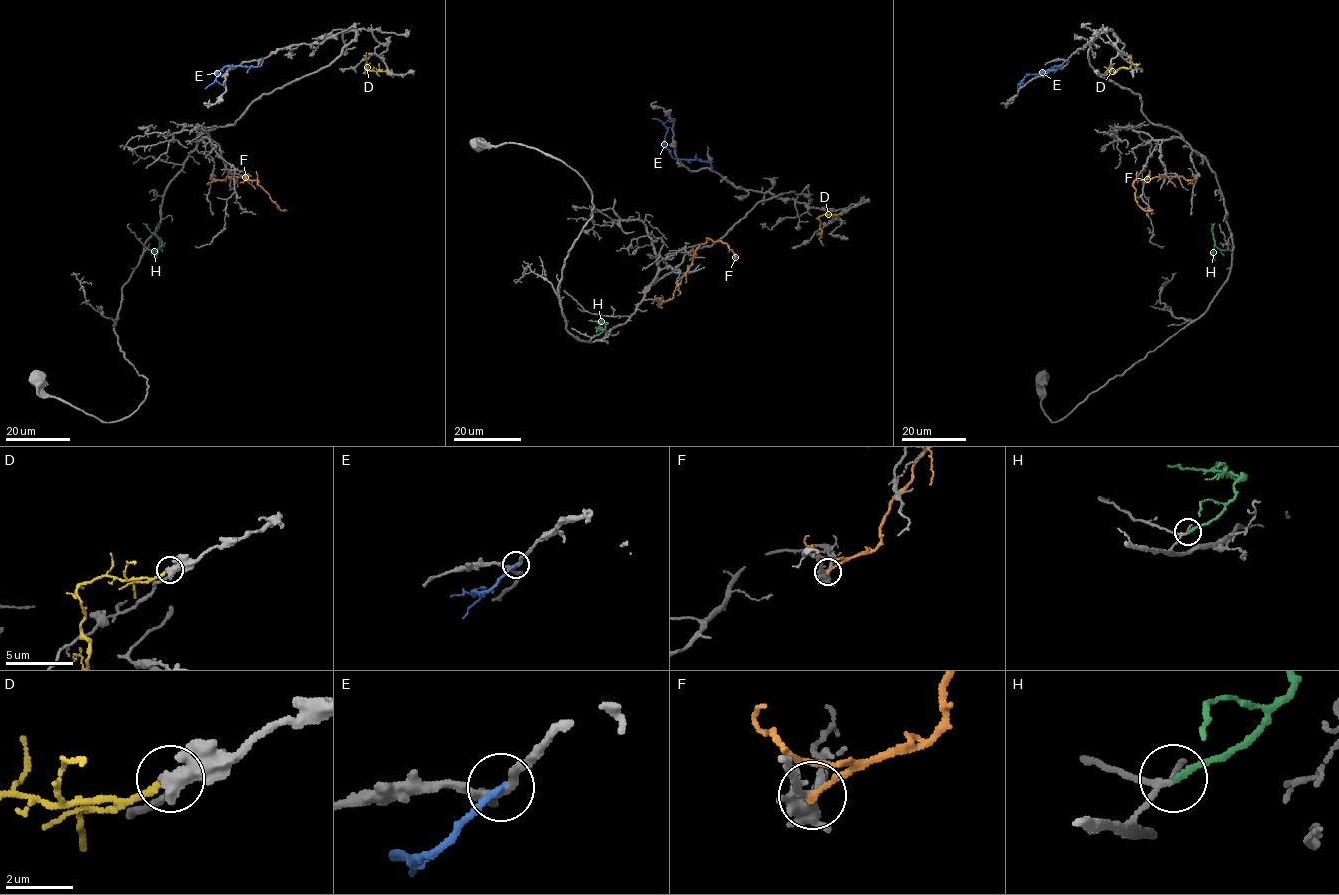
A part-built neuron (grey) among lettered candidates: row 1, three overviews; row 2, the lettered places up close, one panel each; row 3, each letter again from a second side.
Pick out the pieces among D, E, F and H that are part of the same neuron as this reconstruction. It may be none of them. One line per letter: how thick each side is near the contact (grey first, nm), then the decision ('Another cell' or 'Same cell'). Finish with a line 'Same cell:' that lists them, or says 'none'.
D: Thickness 320 nm (grey) against 190 nm. Another cell
E: Thickness 240 nm (grey) against 240 nm. Another cell
F: Thickness 170 nm (grey) against 200 nm. Another cell
H: Thickness 140 nm (grey) against 200 nm. Same cell
Same cell: H

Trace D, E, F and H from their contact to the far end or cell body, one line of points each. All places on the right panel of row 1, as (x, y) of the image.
D: (1108, 70), (1115, 72), (1119, 68), (1128, 68), (1132, 62), (1126, 53)
E: (1067, 59), (1058, 66), (1027, 75), (1017, 88)
F: (1196, 179), (1157, 176), (1136, 180), (1133, 183), (1134, 199), (1145, 210), (1152, 210)
H: (1228, 249), (1220, 250), (1215, 244), (1211, 223)

